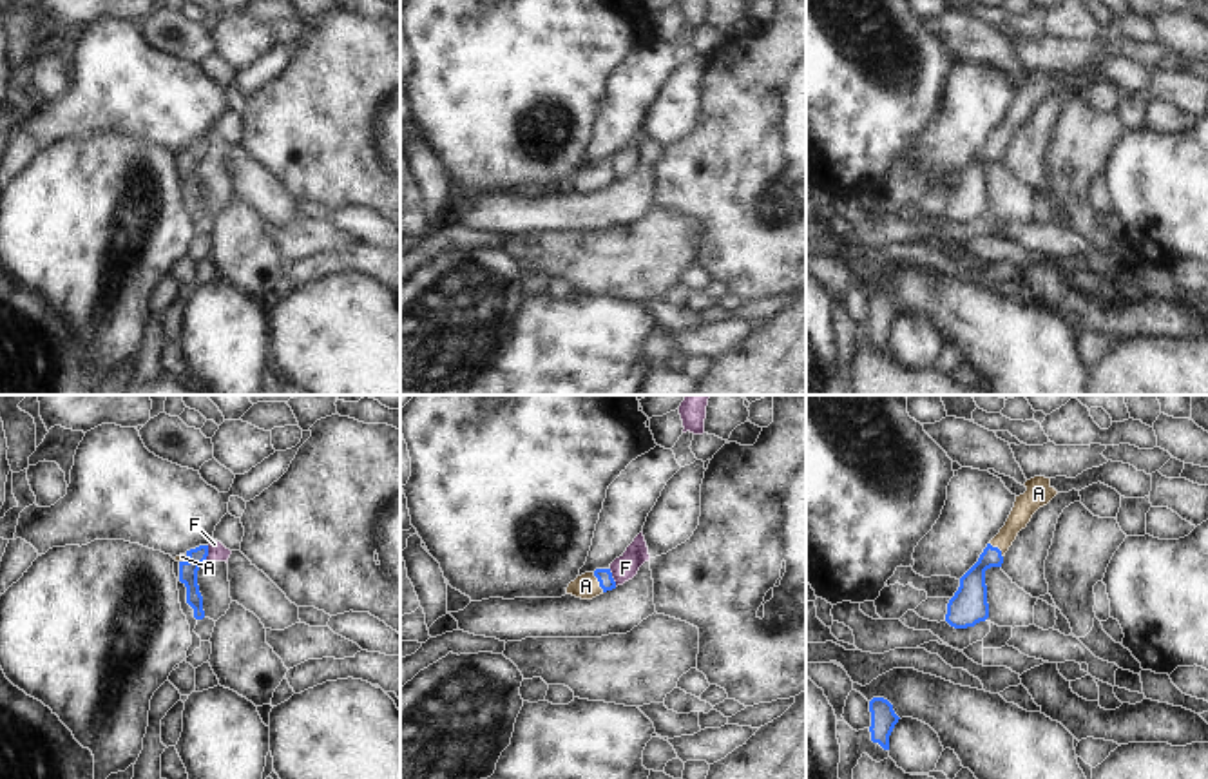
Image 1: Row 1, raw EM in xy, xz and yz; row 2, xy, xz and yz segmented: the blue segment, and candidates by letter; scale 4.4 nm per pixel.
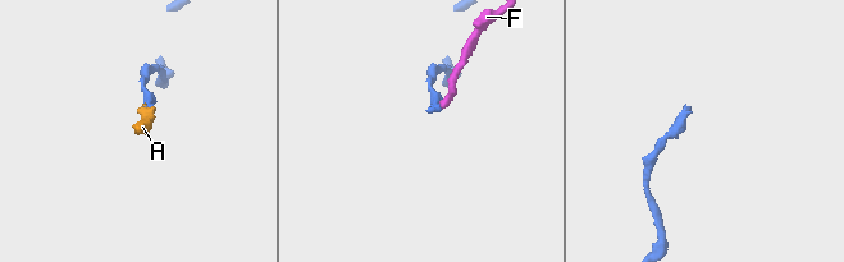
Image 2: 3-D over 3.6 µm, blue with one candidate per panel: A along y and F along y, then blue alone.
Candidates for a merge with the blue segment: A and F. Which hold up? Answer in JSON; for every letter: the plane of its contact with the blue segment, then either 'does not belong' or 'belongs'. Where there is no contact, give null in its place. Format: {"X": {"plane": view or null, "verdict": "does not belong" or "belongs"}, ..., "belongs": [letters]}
{"A": {"plane": "xz", "verdict": "belongs"}, "F": {"plane": "xz", "verdict": "does not belong"}, "belongs": ["A"]}

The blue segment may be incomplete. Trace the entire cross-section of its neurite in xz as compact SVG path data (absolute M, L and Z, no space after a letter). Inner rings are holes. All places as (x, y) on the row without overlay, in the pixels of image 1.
M596 163L594 167L585 167L569 178L567 188L581 194L592 194L607 185L616 183L610 163Z

